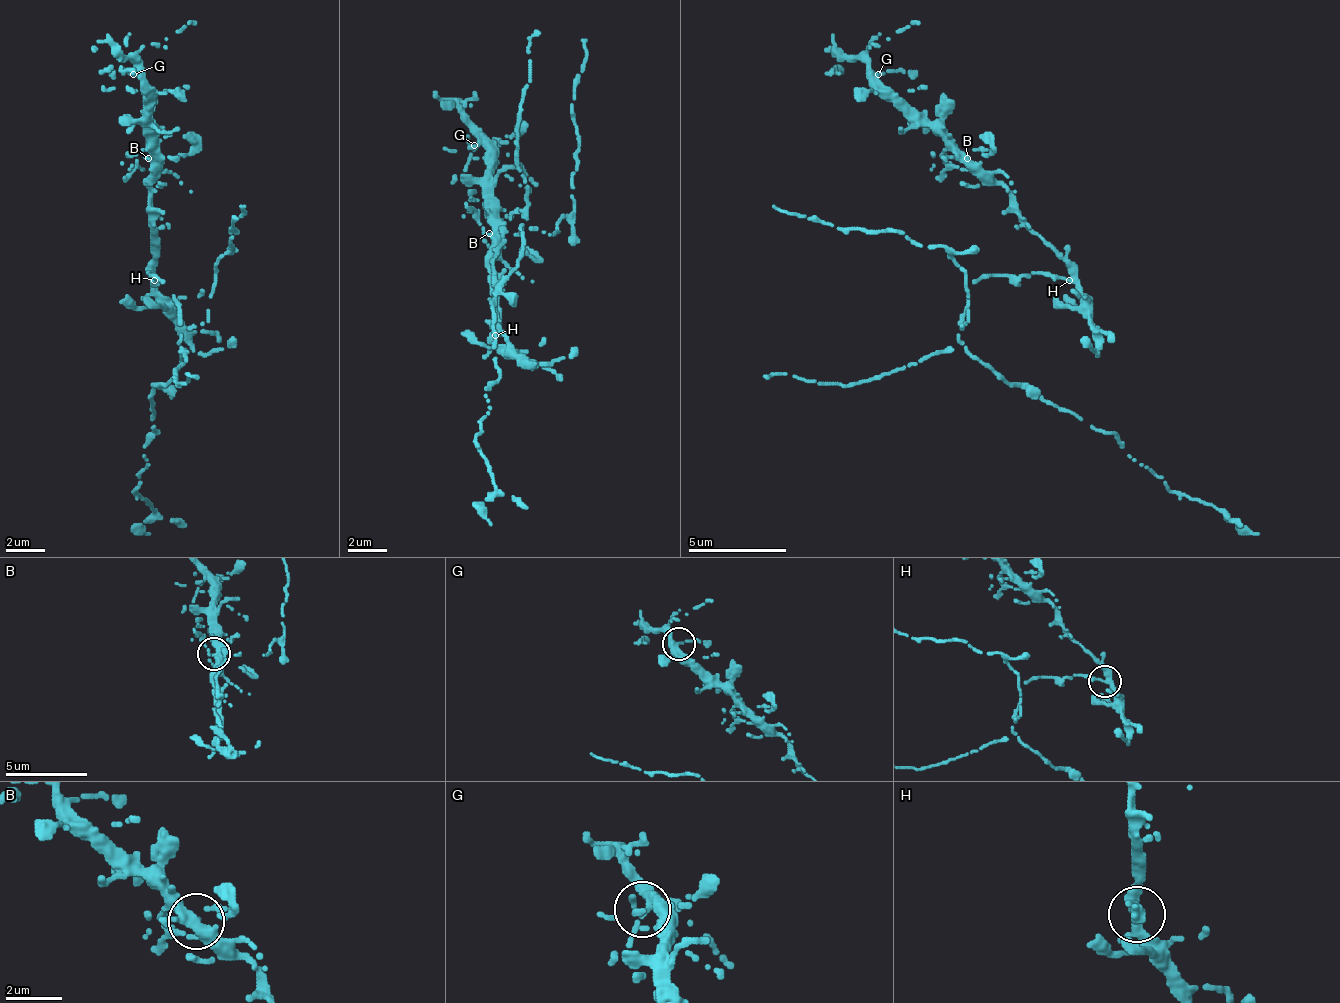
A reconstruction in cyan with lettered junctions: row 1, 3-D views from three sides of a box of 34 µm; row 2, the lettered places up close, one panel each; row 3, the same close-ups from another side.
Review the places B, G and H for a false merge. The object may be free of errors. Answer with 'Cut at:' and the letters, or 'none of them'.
Cut at: H

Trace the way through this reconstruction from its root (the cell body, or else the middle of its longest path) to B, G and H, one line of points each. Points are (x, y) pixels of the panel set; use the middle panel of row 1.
B: (499, 253), (489, 302), (494, 337), (494, 273), (489, 268), (494, 238), (489, 233)
G: (499, 253), (489, 302), (494, 337), (494, 273), (489, 268), (494, 184), (489, 154), (474, 145)
H: (499, 253), (494, 258), (494, 297), (489, 302), (494, 312), (494, 337)

